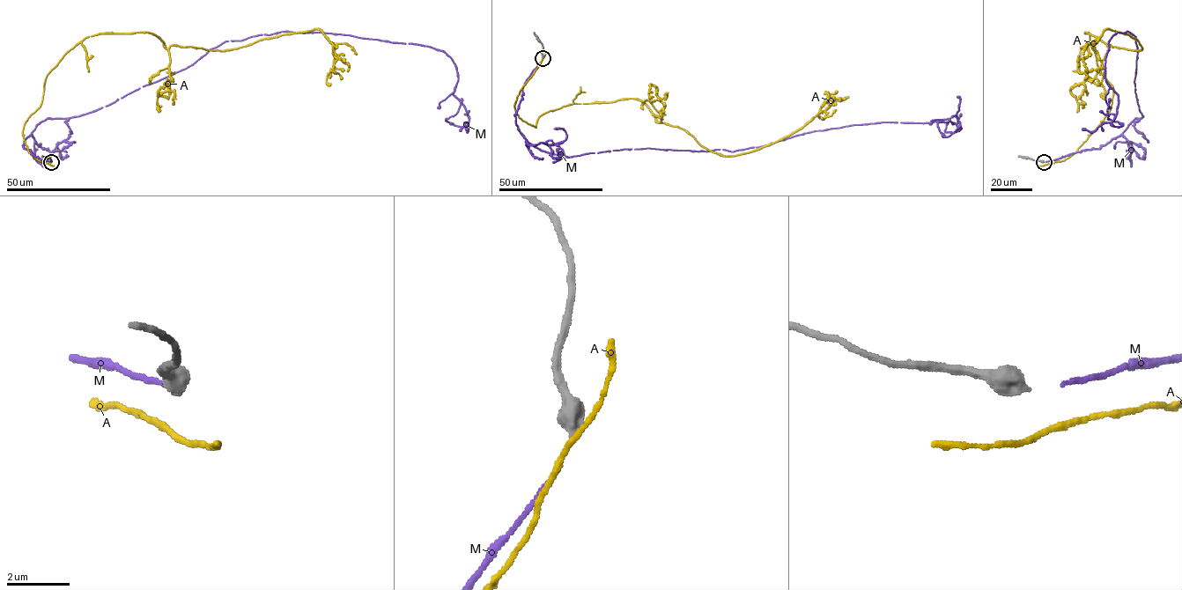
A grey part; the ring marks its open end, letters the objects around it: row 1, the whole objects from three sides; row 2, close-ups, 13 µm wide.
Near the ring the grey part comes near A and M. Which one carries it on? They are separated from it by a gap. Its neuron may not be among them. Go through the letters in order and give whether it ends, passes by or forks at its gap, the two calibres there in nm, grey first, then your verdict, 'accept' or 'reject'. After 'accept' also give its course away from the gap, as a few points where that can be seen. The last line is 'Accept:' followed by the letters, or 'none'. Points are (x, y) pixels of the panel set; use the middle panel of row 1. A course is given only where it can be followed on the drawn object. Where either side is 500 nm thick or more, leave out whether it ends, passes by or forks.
A: 500/170 nm | reject
M: 500/140 nm | accept | via (542, 60), (515, 123), (557, 154), (953, 123)
Accept: M

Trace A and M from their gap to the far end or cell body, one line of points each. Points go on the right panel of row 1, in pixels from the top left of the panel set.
A: (1045, 164), (1075, 151), (1111, 106), (1084, 33), (1141, 47), (1105, 29), (1078, 60), (1092, 68)
M: (1046, 161), (1099, 149), (1142, 116), (1128, 31), (1108, 41), (1104, 70), (1120, 127), (1108, 118), (1110, 99)

